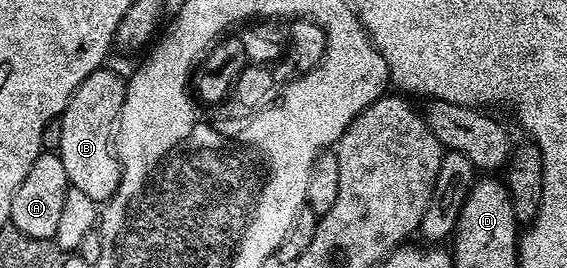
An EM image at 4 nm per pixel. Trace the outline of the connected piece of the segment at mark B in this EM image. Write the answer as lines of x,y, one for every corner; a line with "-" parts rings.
109,69
90,73
73,93
71,101
60,116
62,141
58,152
62,165
66,165
68,182
97,201
107,201
118,189
120,160
114,146
114,124
124,104
125,80

